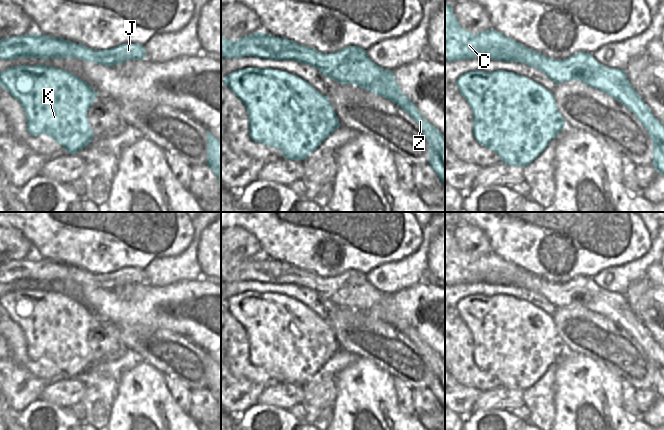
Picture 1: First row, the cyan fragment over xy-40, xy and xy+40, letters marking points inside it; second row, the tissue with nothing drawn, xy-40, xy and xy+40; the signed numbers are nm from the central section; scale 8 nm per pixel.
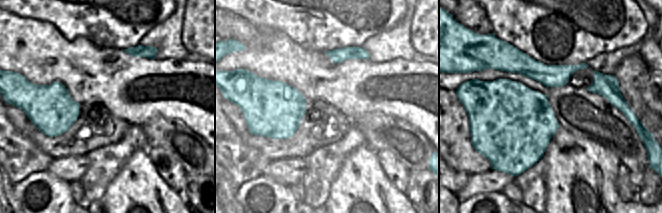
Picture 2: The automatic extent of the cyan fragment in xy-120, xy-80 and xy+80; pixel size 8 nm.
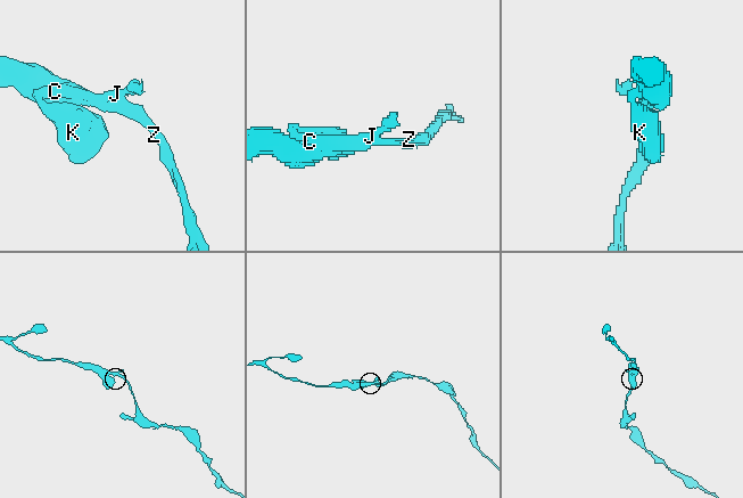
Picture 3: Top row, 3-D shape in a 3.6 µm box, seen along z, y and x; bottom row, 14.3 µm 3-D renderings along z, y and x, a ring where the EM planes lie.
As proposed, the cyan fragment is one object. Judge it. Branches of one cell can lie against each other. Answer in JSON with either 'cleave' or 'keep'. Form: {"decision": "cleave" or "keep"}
{"decision": "keep"}

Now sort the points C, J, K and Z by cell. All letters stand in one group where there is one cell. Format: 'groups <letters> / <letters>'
groups C J K Z

